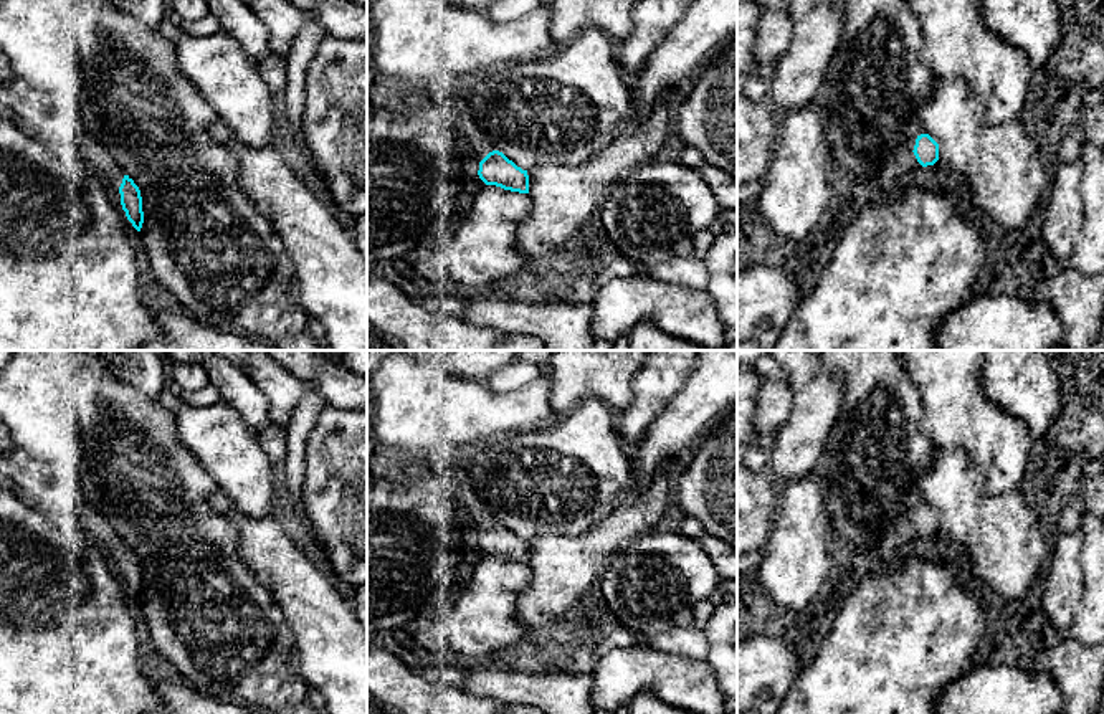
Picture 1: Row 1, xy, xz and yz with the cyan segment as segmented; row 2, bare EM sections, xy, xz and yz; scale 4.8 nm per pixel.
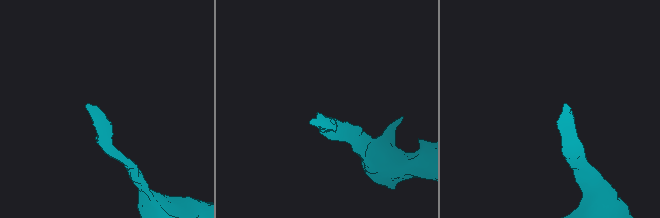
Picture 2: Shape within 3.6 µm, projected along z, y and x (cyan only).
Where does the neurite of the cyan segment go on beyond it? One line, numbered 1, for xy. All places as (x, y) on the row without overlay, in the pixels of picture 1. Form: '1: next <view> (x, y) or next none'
1: next xy (52, 486)

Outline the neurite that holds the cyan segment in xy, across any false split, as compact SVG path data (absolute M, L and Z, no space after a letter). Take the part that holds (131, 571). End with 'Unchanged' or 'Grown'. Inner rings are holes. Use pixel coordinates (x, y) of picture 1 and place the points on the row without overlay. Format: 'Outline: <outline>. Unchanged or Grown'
Outline: M0 421L0 476L7 478L17 496L41 512L66 539L96 547L102 554L126 597L140 648L147 650L140 560L114 531L107 516L86 499L81 464L30 456L18 448Z. Grown

